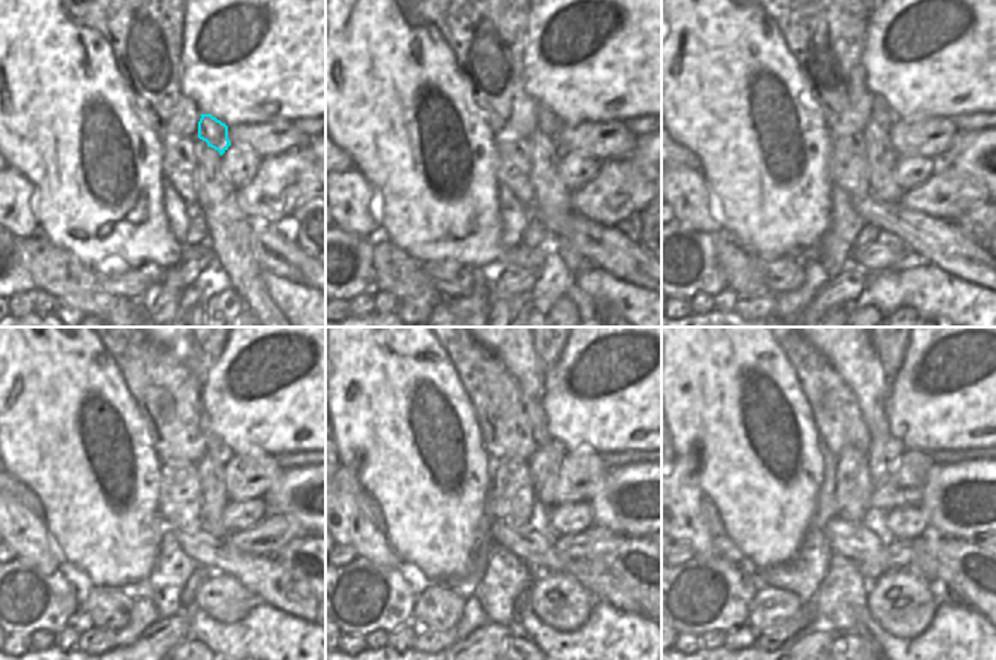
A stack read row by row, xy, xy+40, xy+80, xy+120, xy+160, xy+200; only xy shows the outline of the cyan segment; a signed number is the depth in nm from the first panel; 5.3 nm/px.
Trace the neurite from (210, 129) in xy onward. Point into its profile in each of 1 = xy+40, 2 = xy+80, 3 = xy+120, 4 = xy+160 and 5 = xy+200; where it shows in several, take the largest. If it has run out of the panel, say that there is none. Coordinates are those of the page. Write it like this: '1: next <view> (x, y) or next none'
1: next xy+40 (548, 122)
2: next xy+80 (882, 114)
3: next xy+120 (213, 443)
4: next xy+160 (519, 357)
5: next xy+200 (854, 357)

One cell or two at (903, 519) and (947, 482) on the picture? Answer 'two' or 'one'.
two

